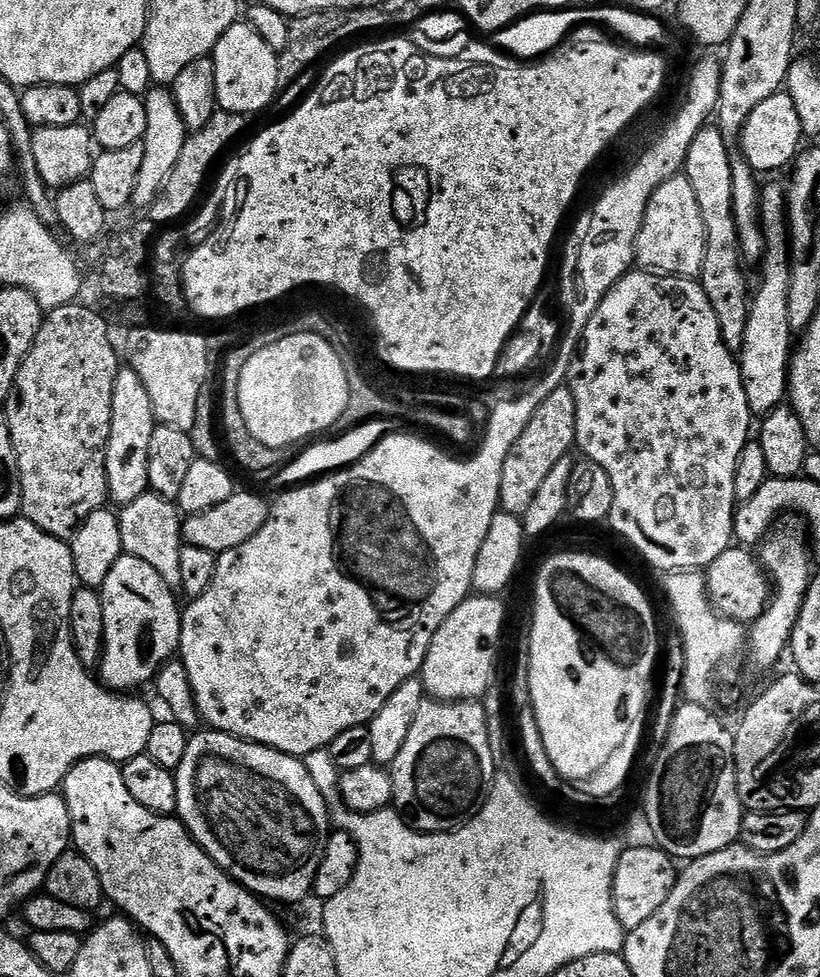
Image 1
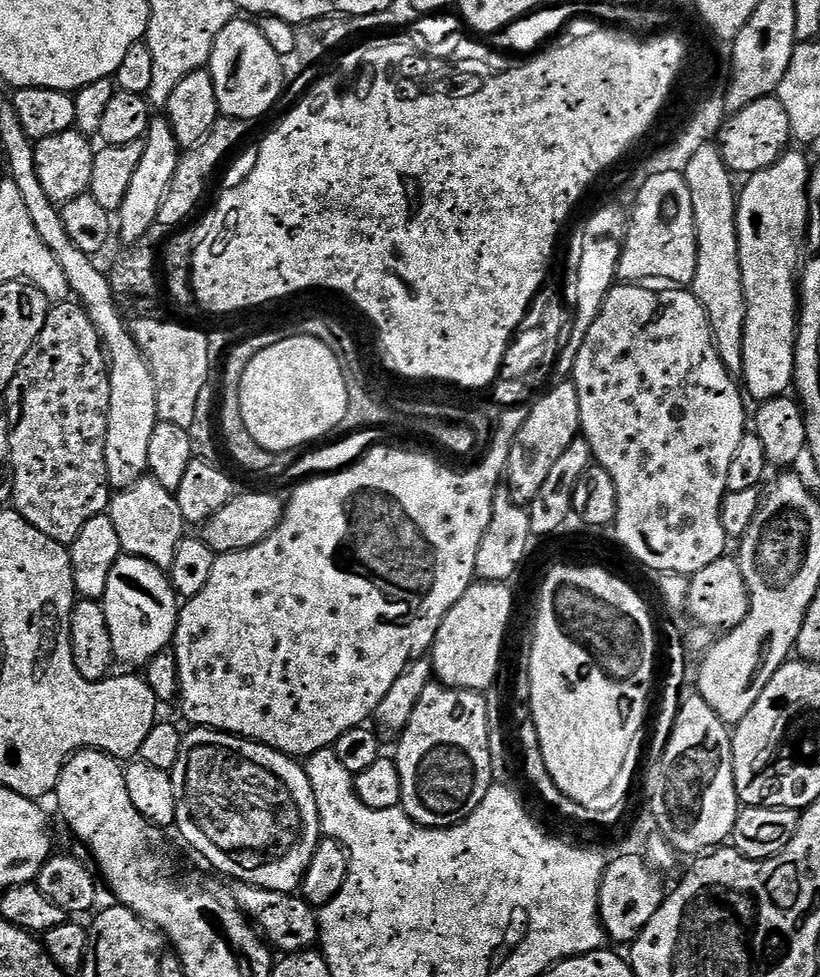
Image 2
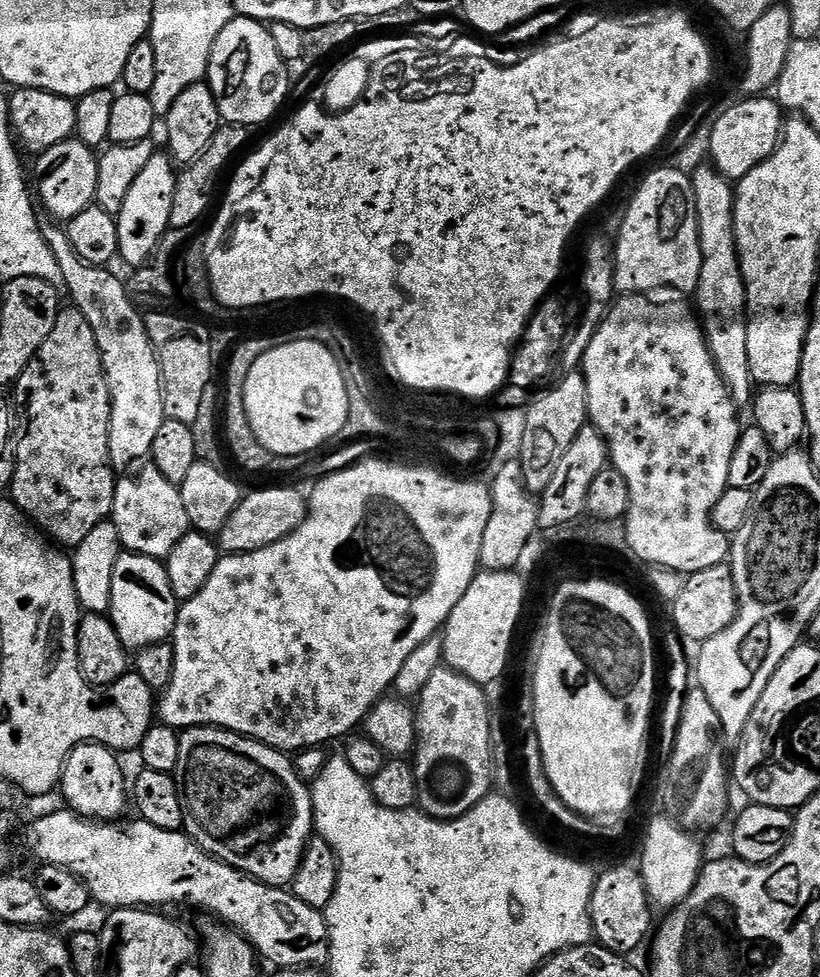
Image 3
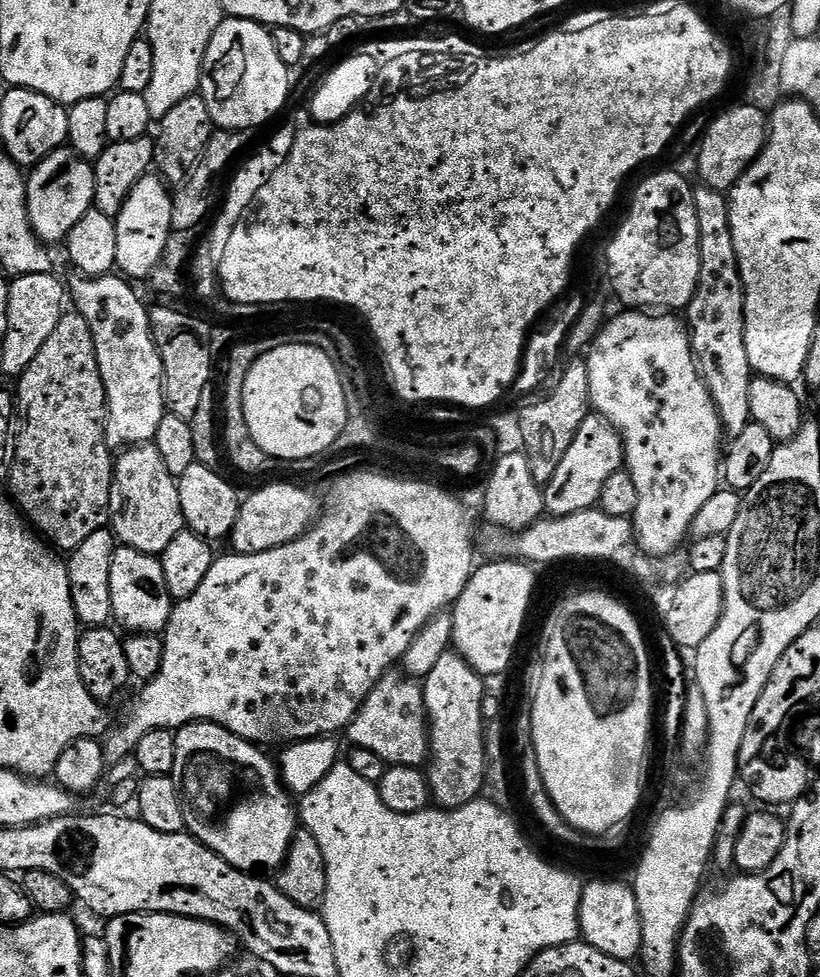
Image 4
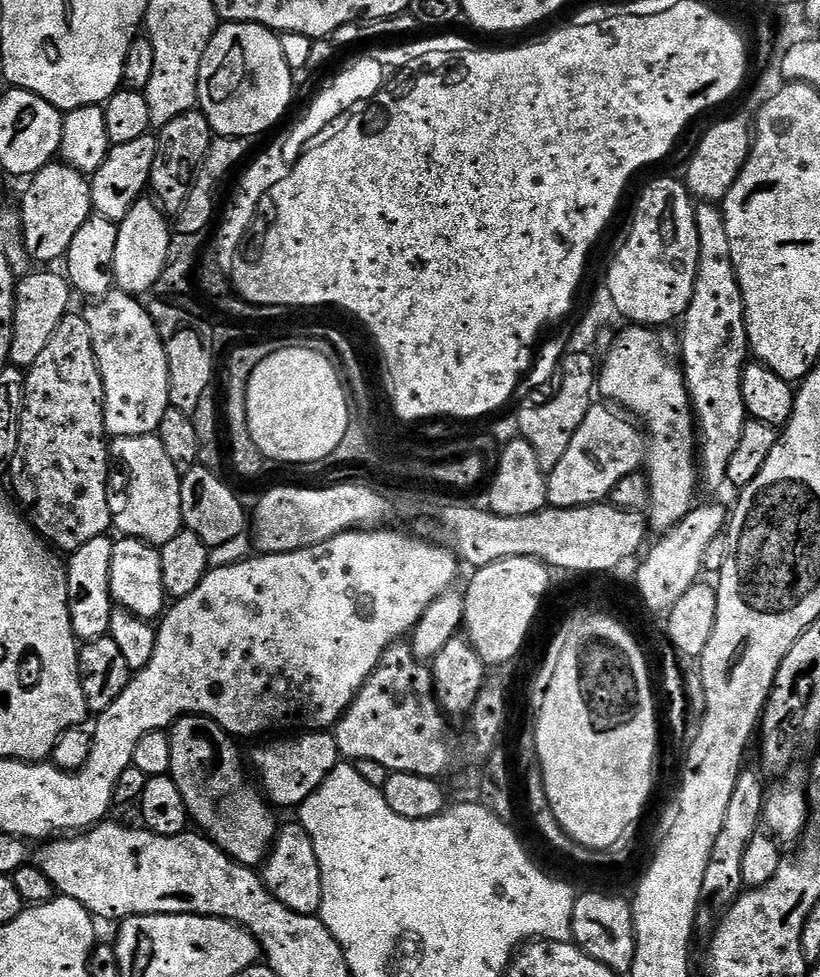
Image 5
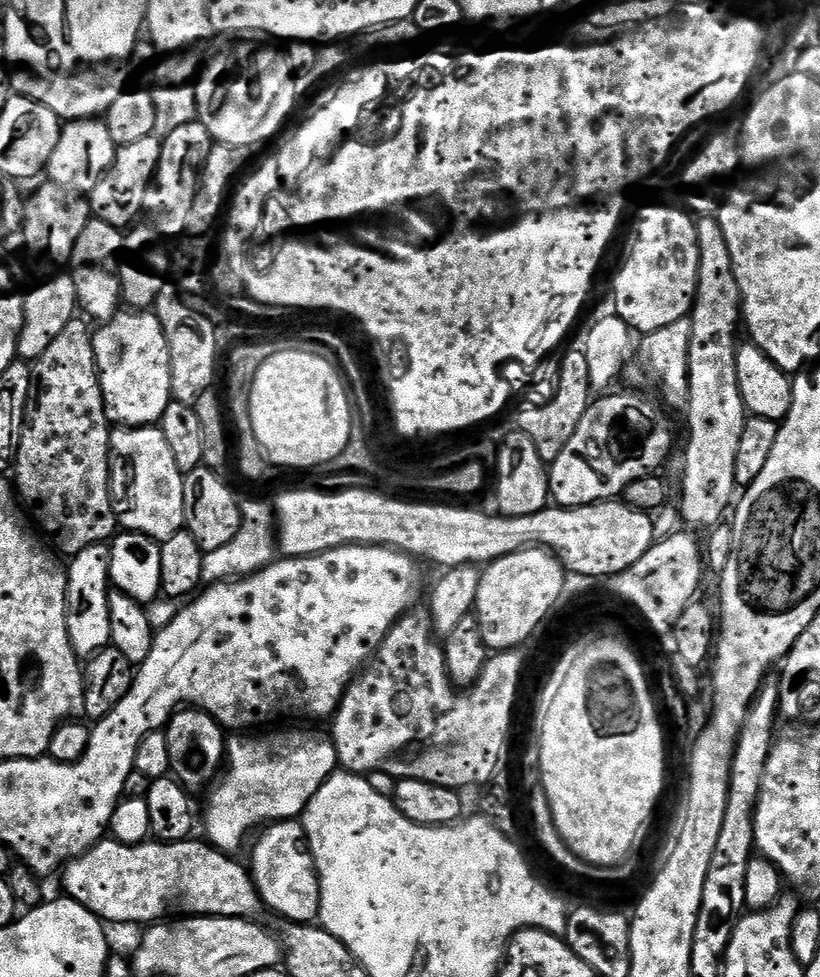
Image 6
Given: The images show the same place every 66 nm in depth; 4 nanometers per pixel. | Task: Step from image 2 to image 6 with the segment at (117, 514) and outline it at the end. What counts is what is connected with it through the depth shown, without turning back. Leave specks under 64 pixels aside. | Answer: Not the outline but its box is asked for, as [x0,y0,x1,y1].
[111,426,184,541]

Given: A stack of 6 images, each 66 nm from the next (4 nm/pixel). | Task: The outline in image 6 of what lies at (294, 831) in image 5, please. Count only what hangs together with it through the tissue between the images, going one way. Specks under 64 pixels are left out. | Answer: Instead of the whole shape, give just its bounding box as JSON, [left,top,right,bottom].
[252,819,320,924]

